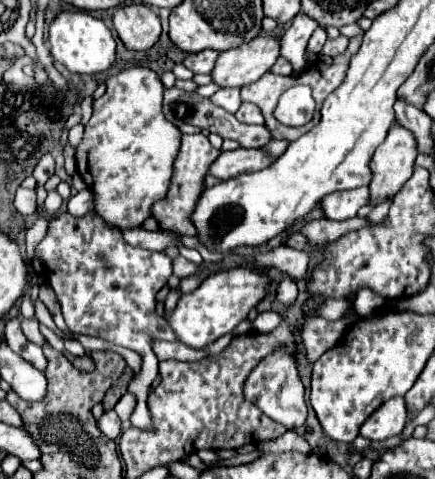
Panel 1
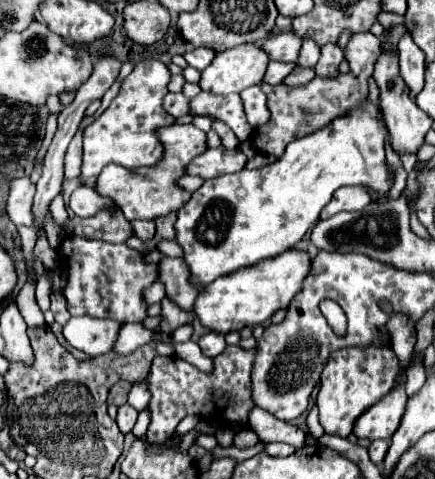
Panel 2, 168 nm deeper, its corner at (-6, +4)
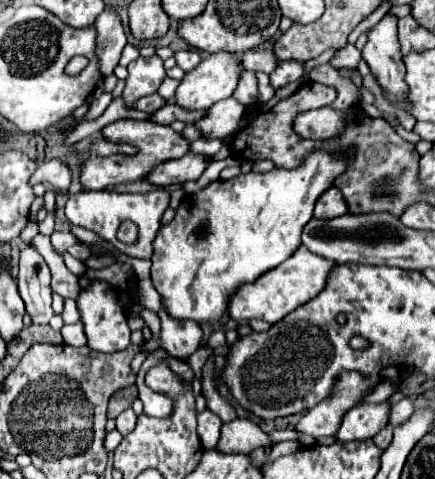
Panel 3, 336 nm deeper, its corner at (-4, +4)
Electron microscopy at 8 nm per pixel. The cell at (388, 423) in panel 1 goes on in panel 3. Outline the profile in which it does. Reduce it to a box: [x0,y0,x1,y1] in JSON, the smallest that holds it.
[334,403,390,443]

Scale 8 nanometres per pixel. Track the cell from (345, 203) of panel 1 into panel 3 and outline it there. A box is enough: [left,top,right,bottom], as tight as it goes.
[314,187,348,219]

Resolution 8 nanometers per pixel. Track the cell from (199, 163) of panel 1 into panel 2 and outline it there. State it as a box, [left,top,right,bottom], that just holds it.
[96,125,208,219]

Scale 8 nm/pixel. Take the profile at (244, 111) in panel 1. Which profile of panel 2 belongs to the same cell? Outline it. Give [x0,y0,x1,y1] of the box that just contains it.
[240,87,270,129]

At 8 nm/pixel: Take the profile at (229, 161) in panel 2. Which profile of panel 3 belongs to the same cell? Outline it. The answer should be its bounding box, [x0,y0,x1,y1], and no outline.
[144,153,206,187]

